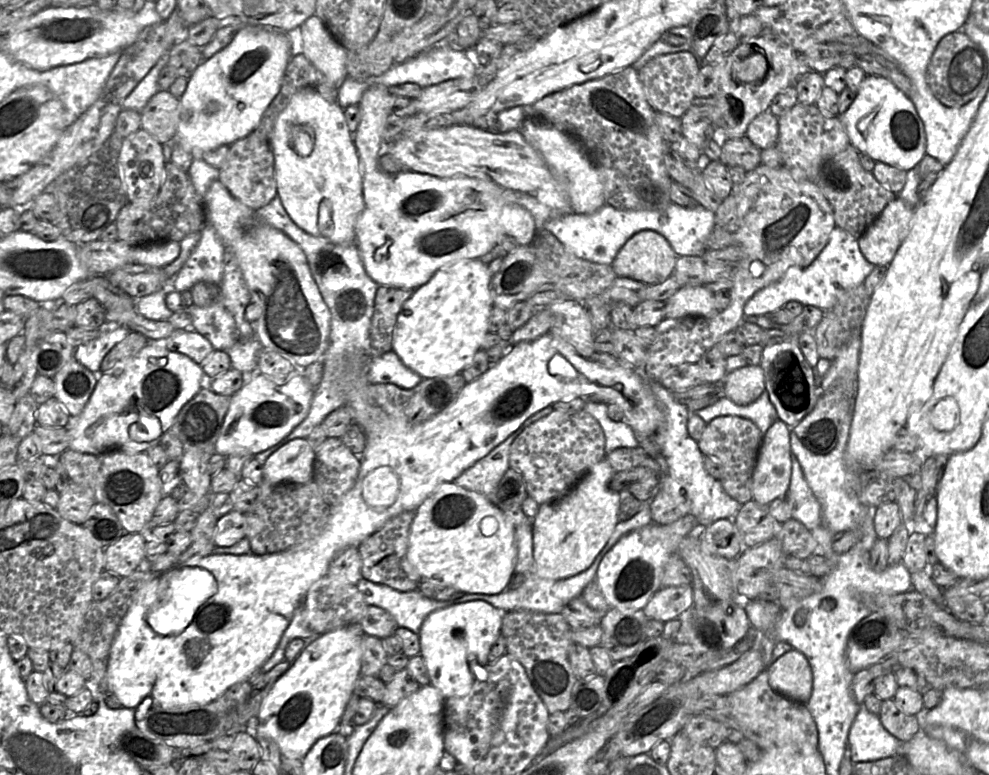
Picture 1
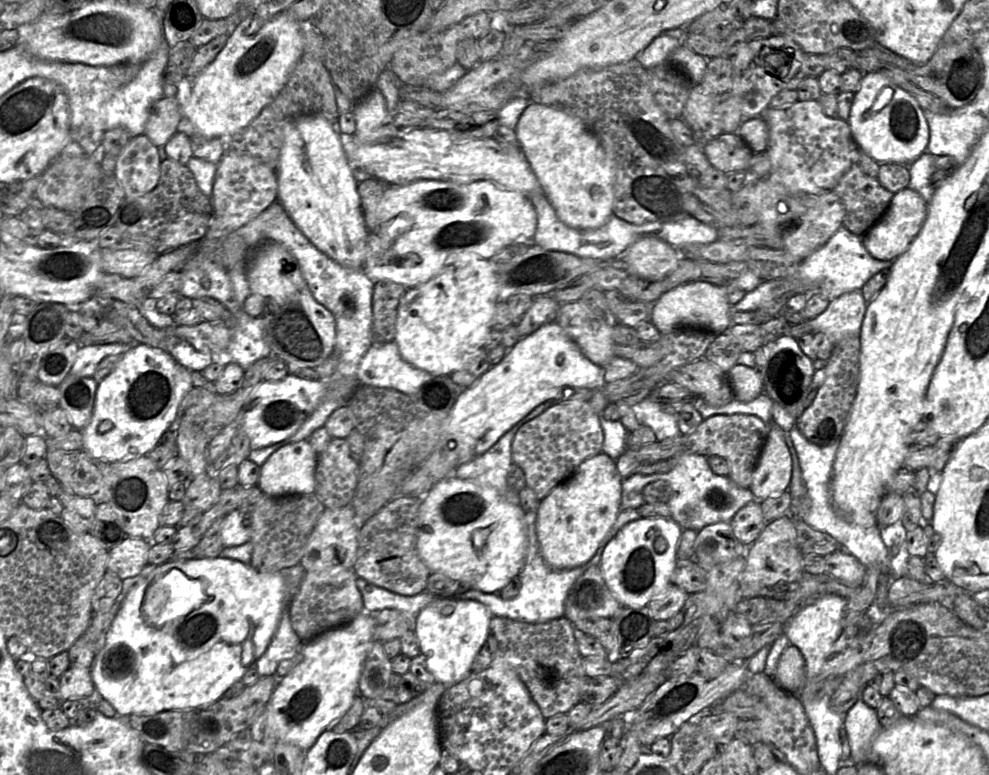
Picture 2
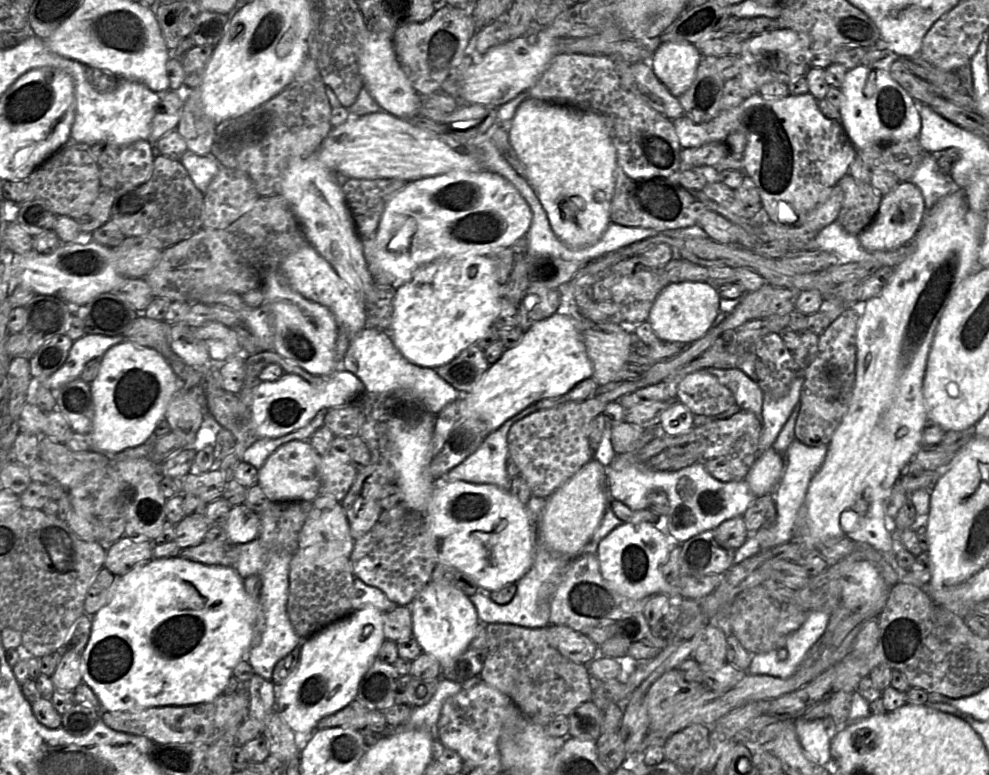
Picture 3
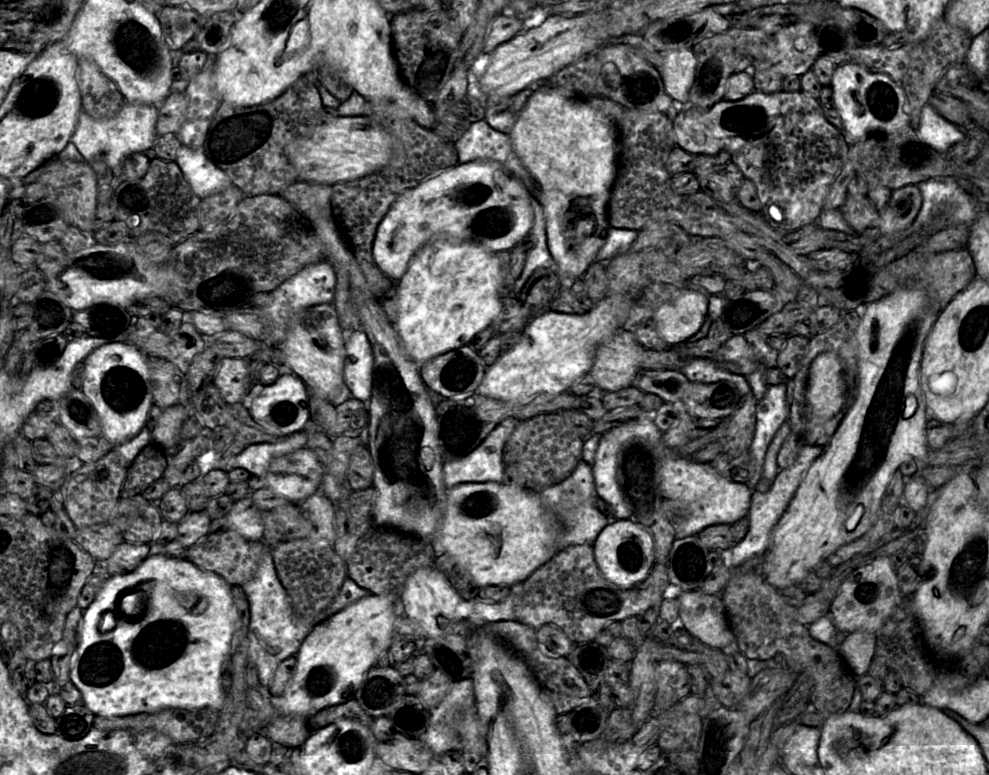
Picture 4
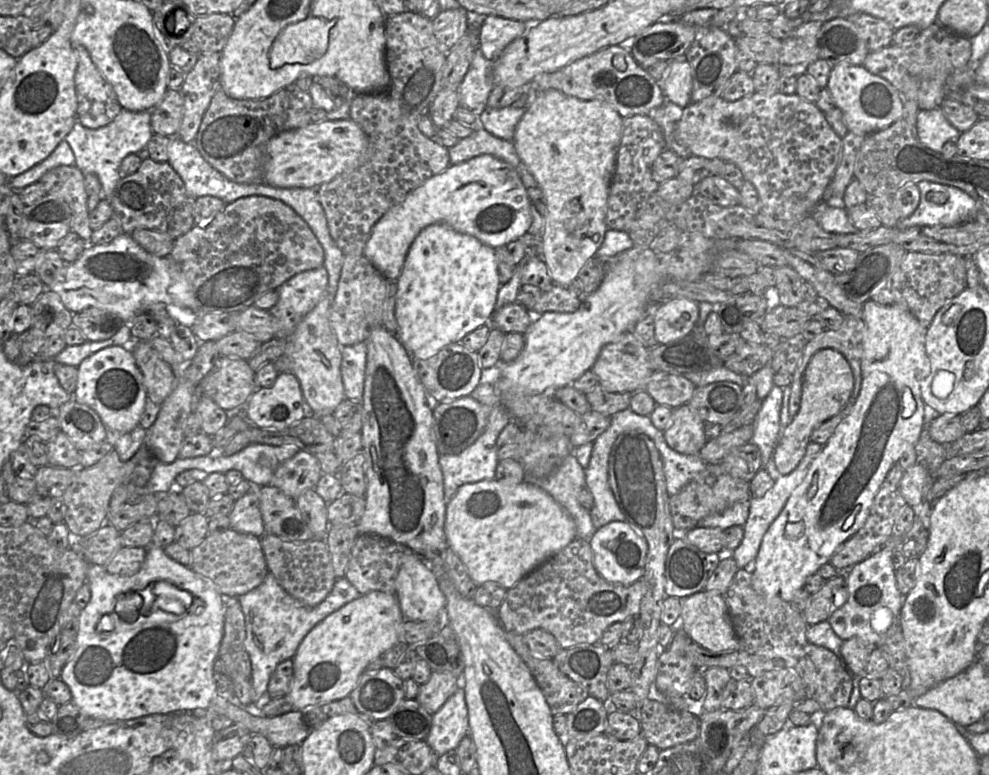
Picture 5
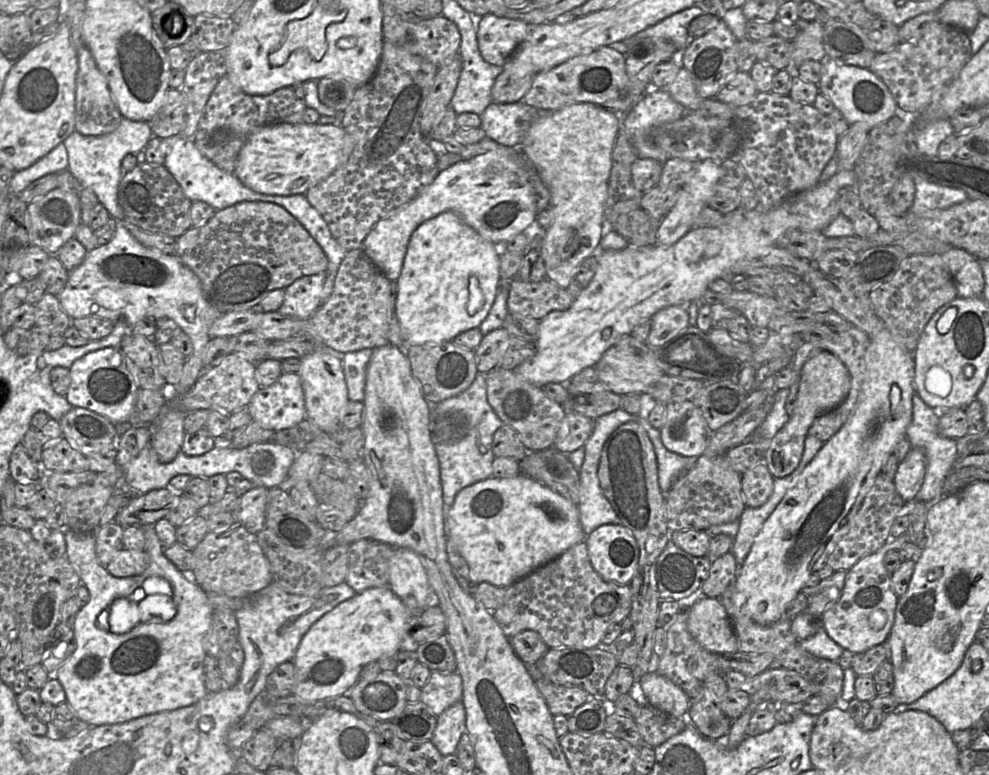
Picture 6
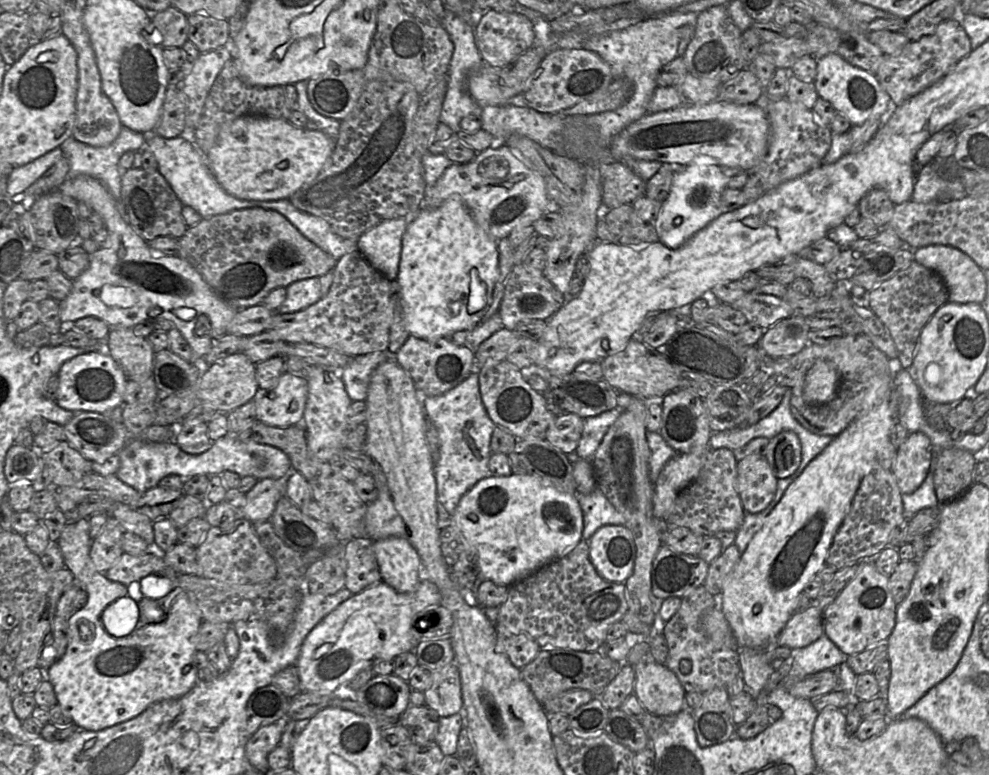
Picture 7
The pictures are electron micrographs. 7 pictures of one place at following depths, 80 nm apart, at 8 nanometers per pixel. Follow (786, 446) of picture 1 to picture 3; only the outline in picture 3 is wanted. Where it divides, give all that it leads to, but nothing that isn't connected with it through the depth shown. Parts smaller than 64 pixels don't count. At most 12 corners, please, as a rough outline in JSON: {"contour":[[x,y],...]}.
{"contour":[[772,447],[746,477],[753,494],[773,492],[783,476],[783,457]]}

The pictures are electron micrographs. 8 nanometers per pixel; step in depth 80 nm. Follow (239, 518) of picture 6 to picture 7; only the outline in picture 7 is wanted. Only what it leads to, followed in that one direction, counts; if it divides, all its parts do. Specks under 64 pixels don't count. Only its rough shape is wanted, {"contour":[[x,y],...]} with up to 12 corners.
{"contour":[[258,480],[239,515],[251,523],[270,520],[284,496],[284,480]]}

